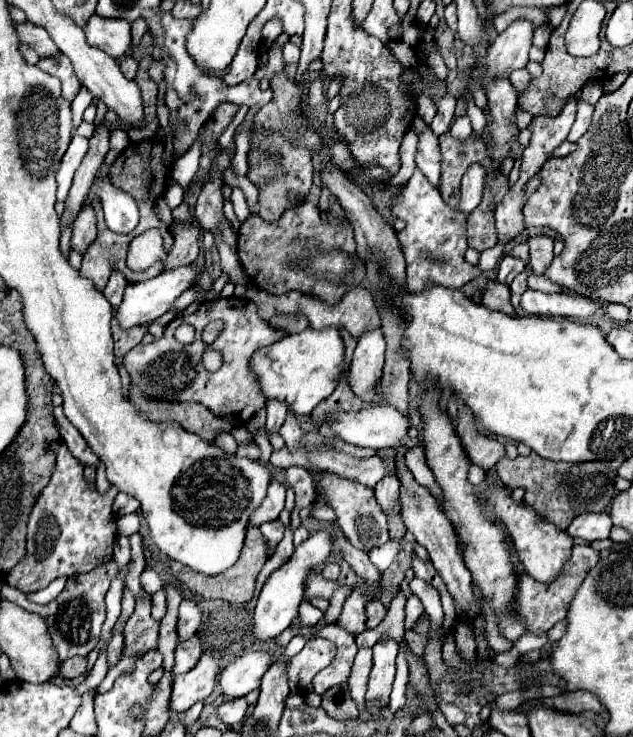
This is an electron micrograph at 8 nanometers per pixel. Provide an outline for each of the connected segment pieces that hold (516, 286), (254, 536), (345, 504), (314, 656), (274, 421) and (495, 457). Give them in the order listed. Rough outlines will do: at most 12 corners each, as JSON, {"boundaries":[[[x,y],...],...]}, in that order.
{"boundaries":[[[526,268],[518,280],[510,284],[512,306],[520,308],[520,298],[528,290],[528,274]],[[250,526],[242,554],[216,576],[176,578],[202,598],[232,604],[252,600],[268,542]],[[320,472],[324,500],[352,546],[388,542],[372,488]],[[308,640],[290,658],[288,684],[304,692],[336,654],[330,640]],[[268,400],[266,430],[278,432],[286,418],[286,404]],[[466,404],[456,432],[472,464],[490,470],[504,456],[498,440],[478,432]]]}

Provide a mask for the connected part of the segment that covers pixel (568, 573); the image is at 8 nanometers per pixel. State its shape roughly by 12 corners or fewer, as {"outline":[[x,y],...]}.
{"outline":[[572,548],[572,560],[550,586],[520,576],[516,608],[530,632],[566,616],[600,552]]}

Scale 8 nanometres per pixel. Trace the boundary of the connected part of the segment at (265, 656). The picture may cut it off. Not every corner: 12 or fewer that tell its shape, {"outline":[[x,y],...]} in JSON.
{"outline":[[270,652],[244,654],[218,678],[222,694],[240,698],[260,688]]}

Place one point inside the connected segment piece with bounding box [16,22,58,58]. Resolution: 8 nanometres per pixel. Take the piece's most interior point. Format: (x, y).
(37, 37)

